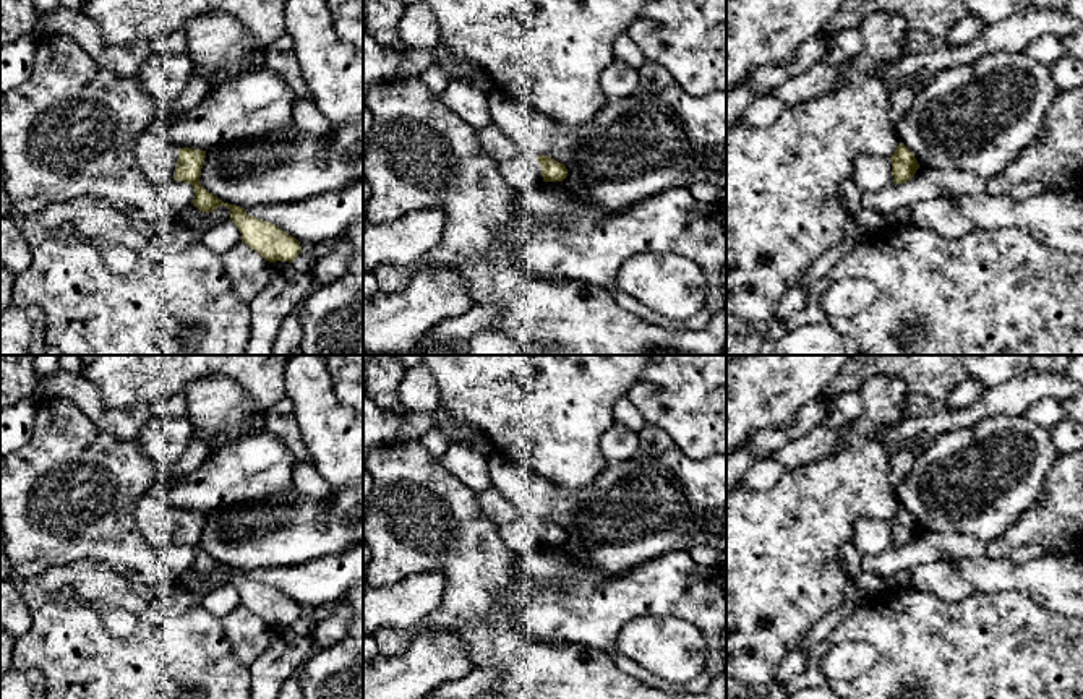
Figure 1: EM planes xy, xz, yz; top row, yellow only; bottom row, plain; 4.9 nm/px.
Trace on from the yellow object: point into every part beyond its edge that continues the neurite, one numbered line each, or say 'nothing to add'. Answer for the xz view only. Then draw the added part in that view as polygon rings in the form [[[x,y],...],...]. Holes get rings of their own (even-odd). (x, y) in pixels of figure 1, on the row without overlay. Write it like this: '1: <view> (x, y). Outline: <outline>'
1: xz (522, 536). Outline: [[[524,517],[498,525],[504,545],[516,555],[535,551],[543,545],[542,529],[533,517]]]

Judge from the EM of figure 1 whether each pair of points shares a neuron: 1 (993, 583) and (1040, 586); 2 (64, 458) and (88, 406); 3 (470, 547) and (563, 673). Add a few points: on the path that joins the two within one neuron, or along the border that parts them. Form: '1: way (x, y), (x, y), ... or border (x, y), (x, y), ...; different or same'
1: way (1004, 581), (1028, 581); same
2: border (49, 399), (68, 398), (99, 428), (115, 437); different
3: way (472, 584), (472, 604), (526, 657); same

